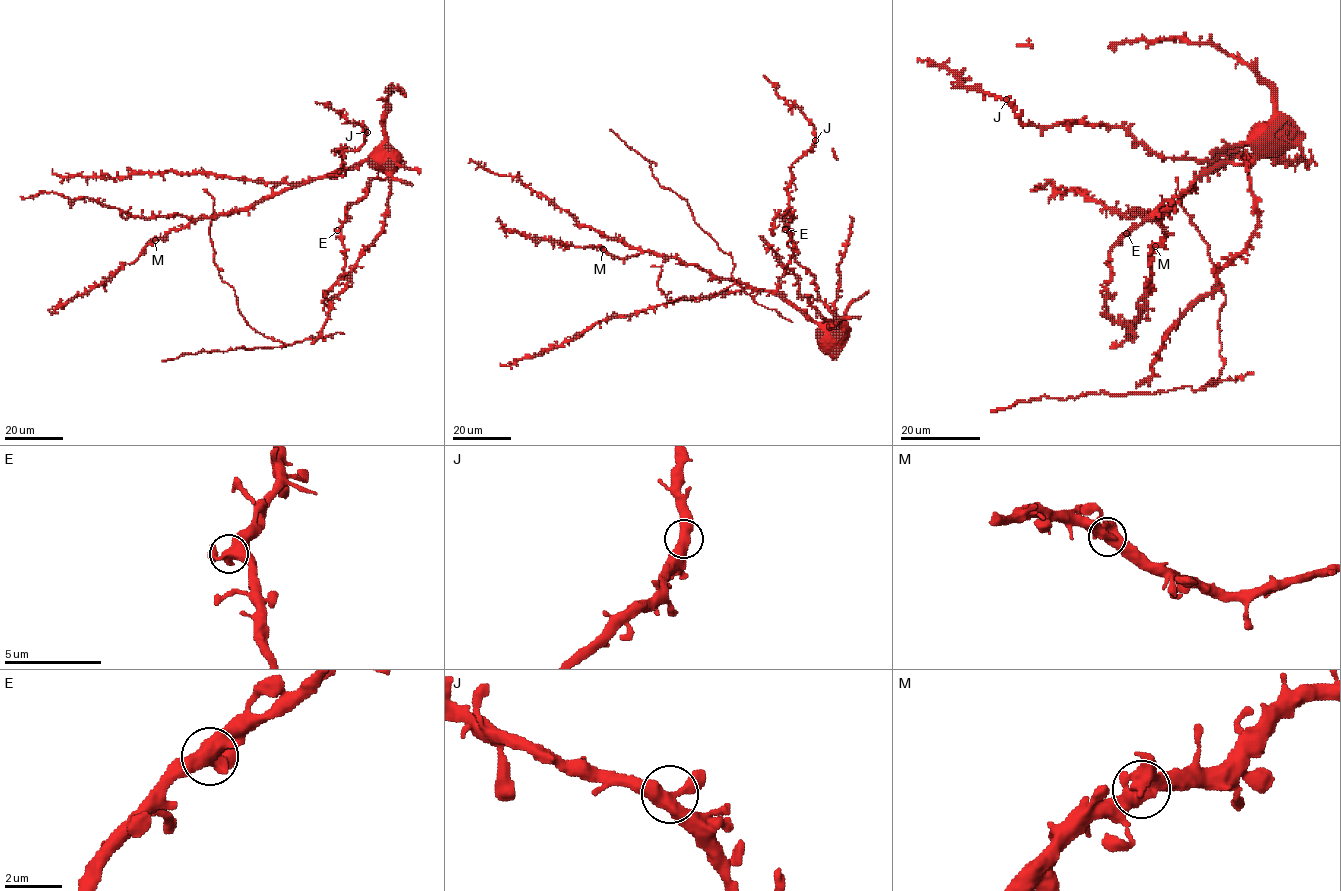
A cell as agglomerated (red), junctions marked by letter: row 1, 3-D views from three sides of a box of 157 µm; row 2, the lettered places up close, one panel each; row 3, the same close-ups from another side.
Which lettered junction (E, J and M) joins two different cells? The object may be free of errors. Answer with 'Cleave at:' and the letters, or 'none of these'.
Cleave at: none of these

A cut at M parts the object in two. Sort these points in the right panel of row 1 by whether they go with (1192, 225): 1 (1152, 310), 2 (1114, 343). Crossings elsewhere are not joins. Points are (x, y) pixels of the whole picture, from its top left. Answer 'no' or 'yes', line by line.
1: no
2: no

